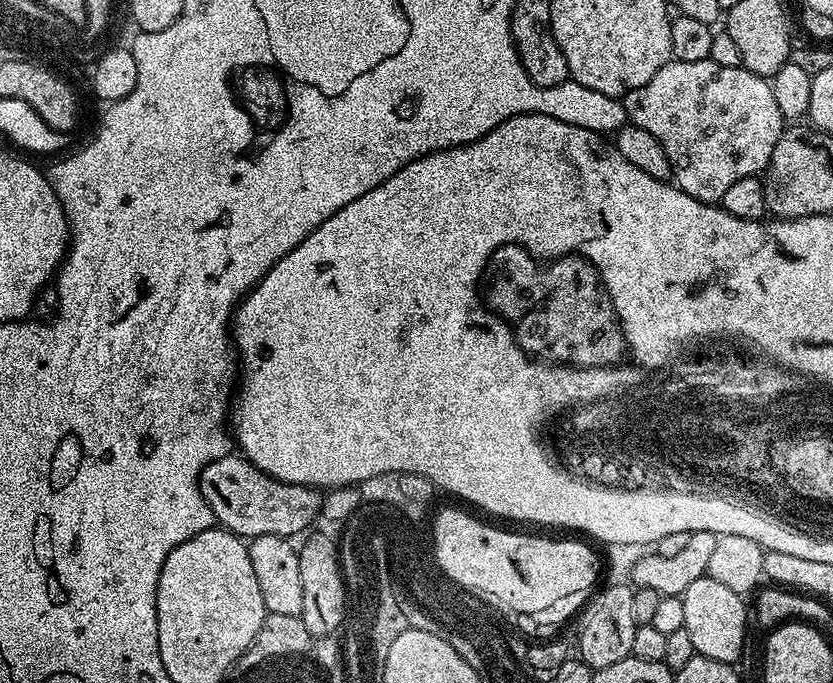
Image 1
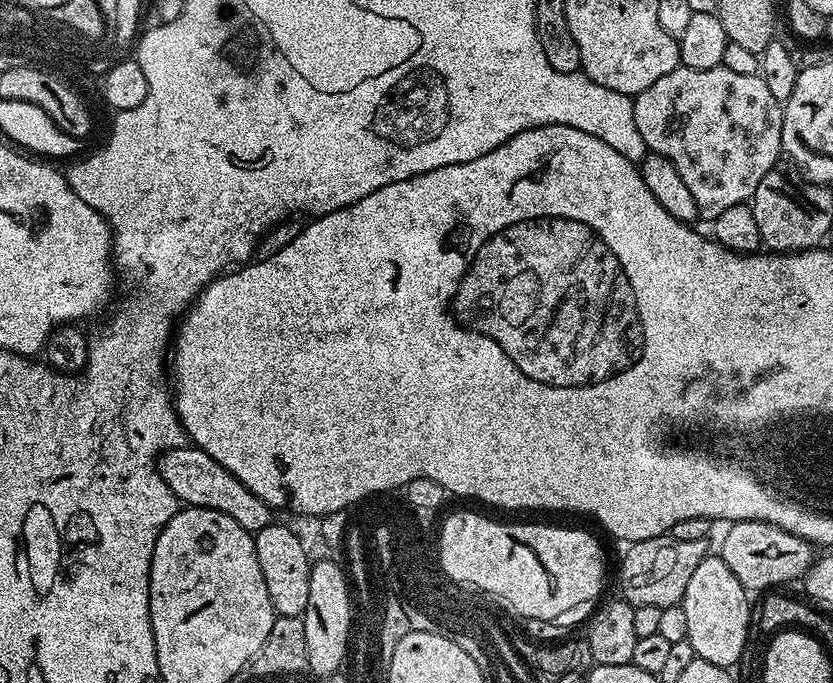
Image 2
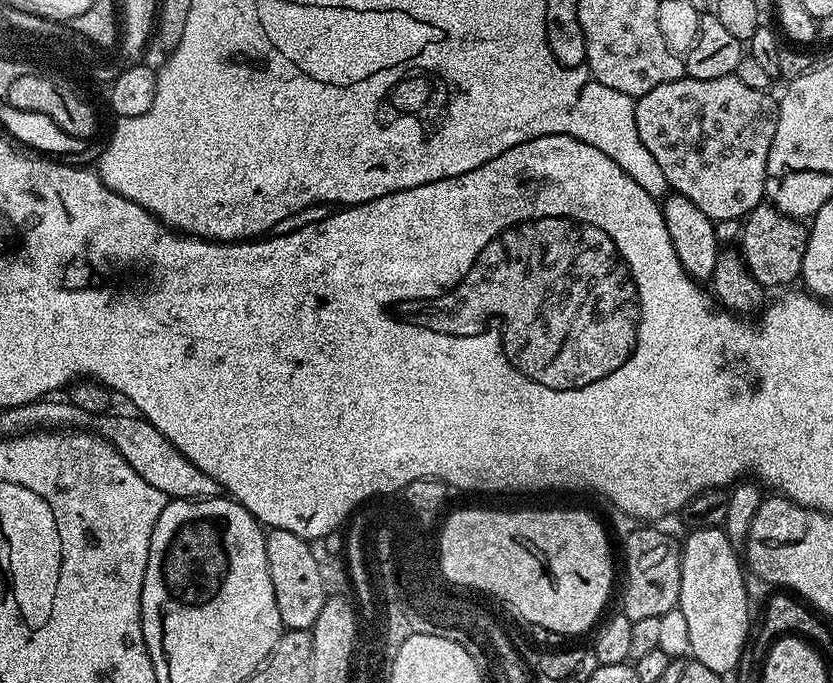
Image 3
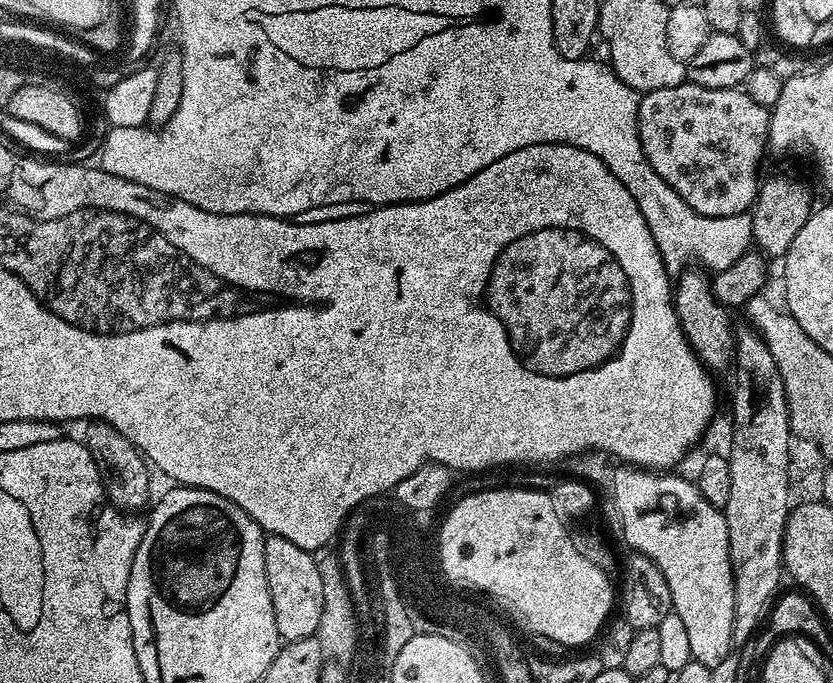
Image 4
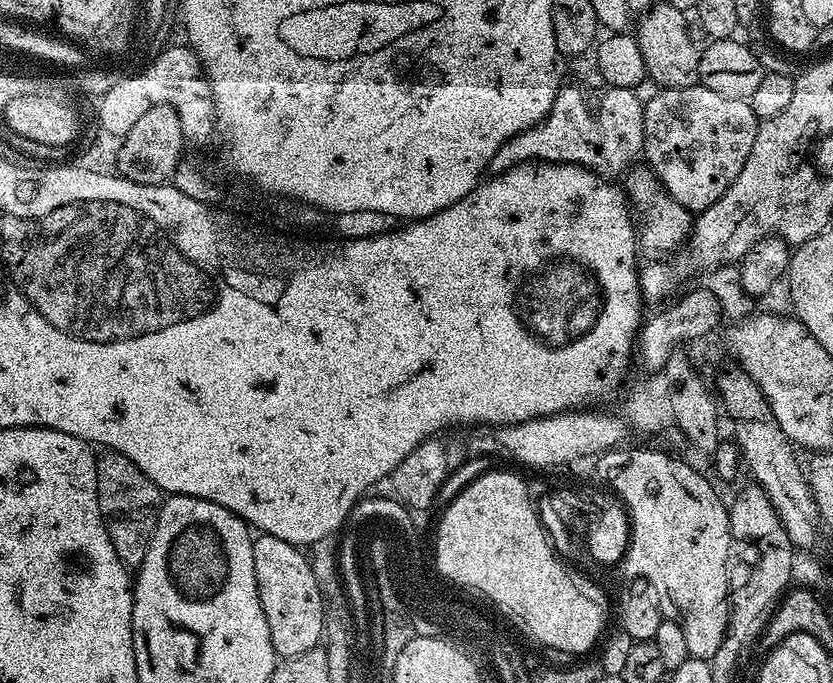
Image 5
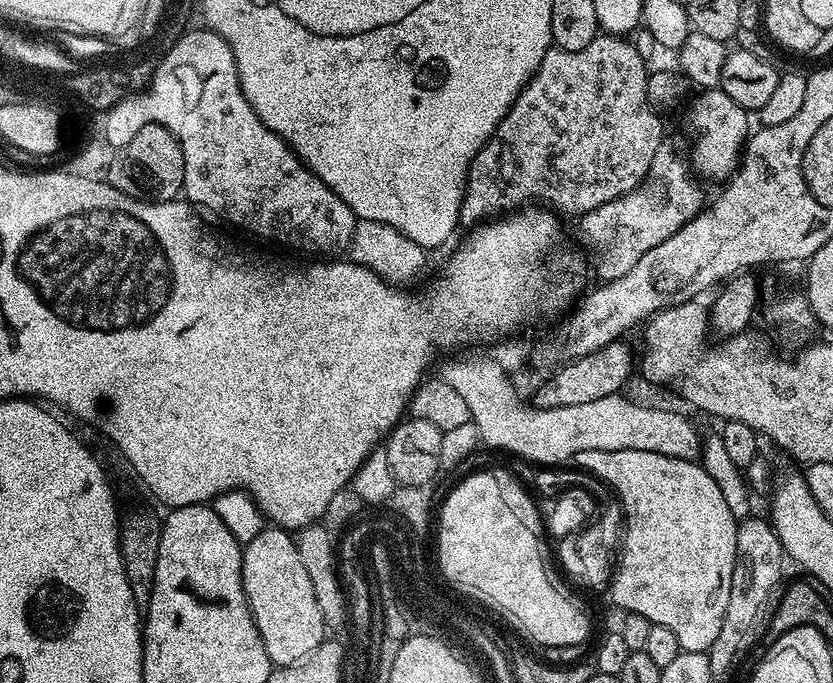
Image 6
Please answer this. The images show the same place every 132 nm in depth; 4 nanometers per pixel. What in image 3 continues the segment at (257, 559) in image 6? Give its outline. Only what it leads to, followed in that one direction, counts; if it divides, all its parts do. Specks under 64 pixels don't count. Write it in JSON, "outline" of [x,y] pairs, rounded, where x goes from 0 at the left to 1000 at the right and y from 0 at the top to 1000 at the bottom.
{"outline":[[[328,773],[317,786],[319,794],[319,823],[324,829],[324,852],[329,852],[329,881],[334,881],[336,912],[342,921],[373,922],[382,899],[387,899],[389,878],[385,837],[379,818],[373,811],[371,792],[364,791],[358,782],[348,782],[348,776]]]}

